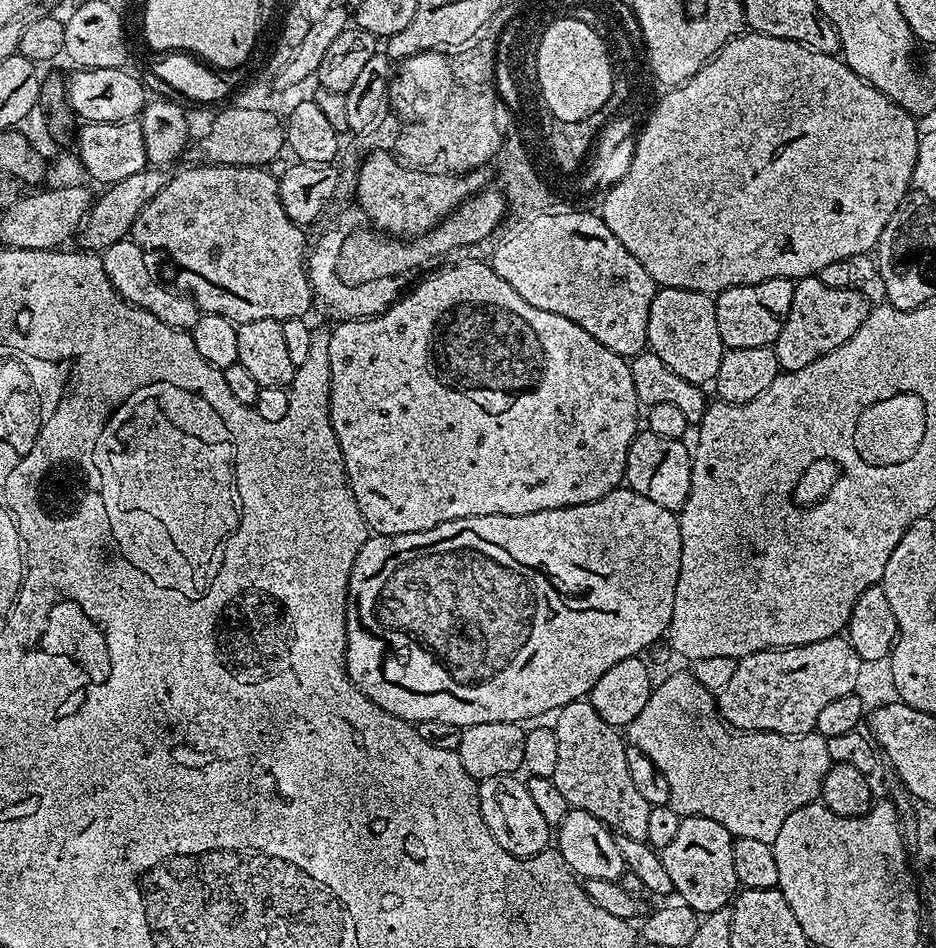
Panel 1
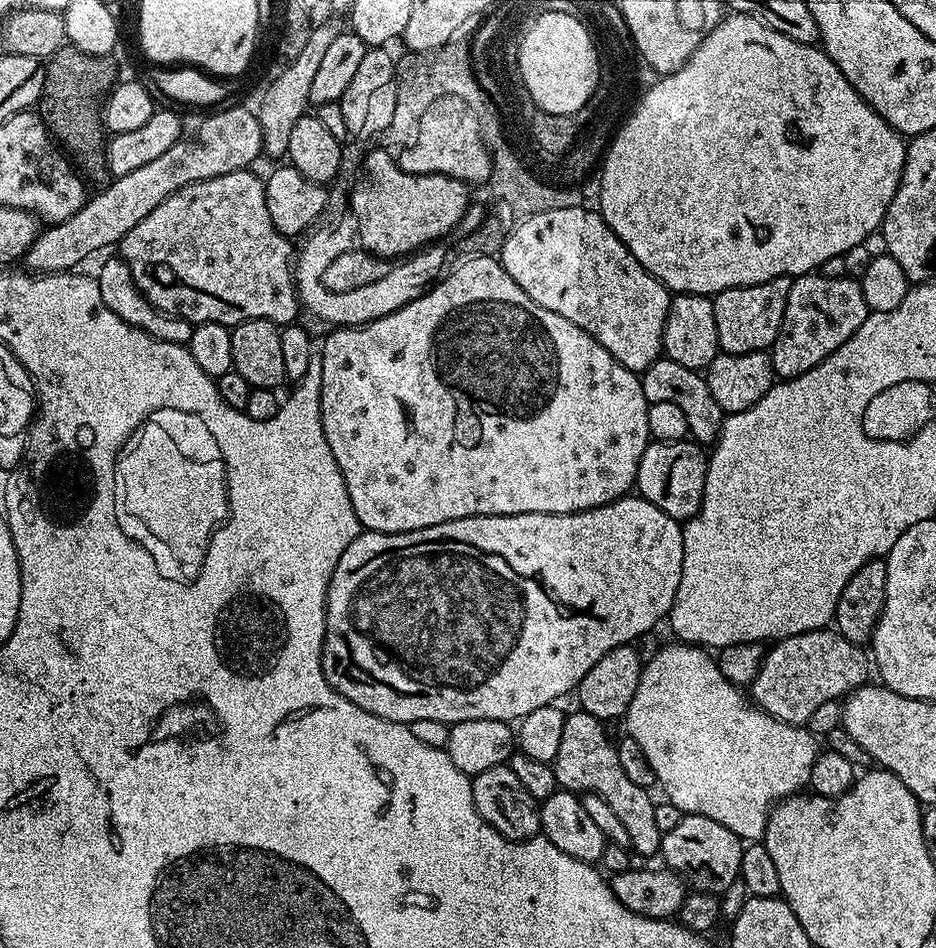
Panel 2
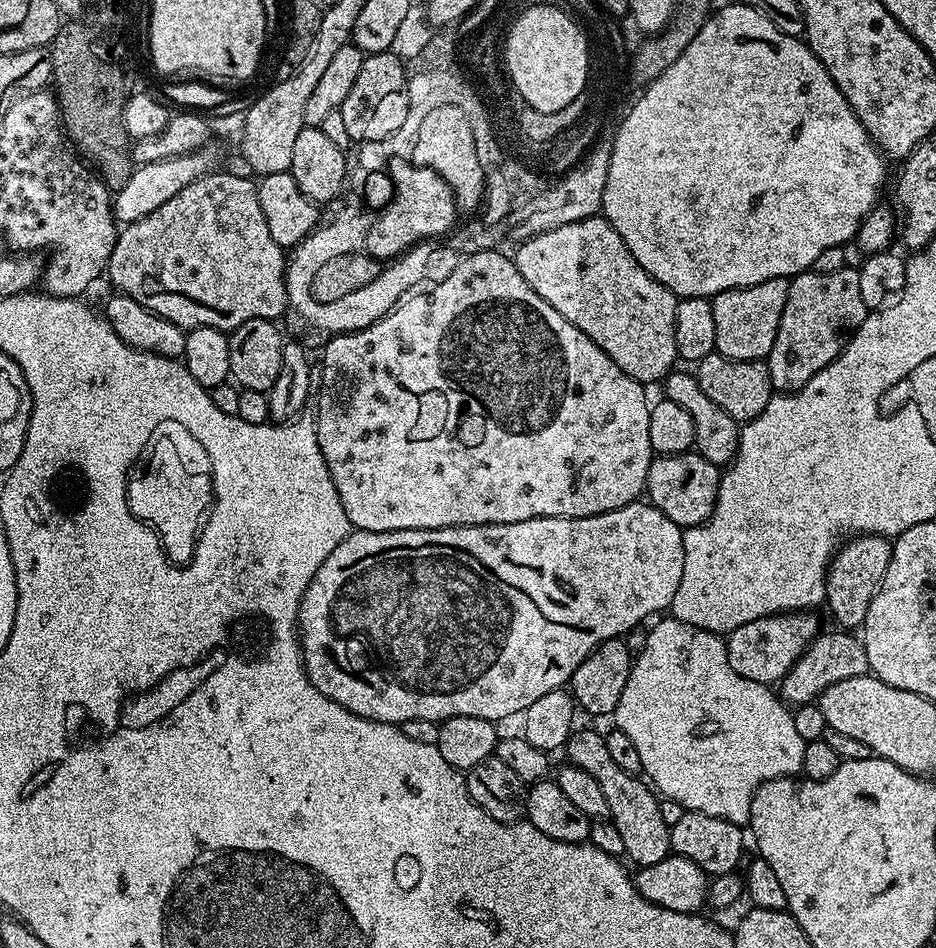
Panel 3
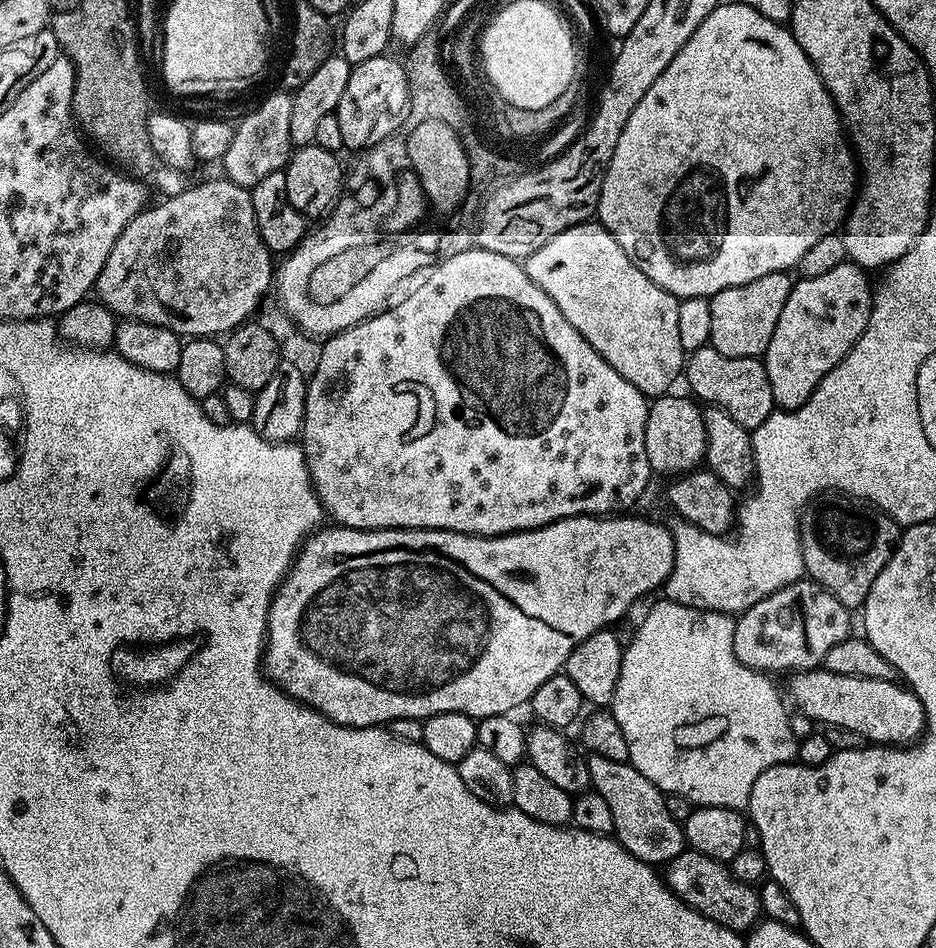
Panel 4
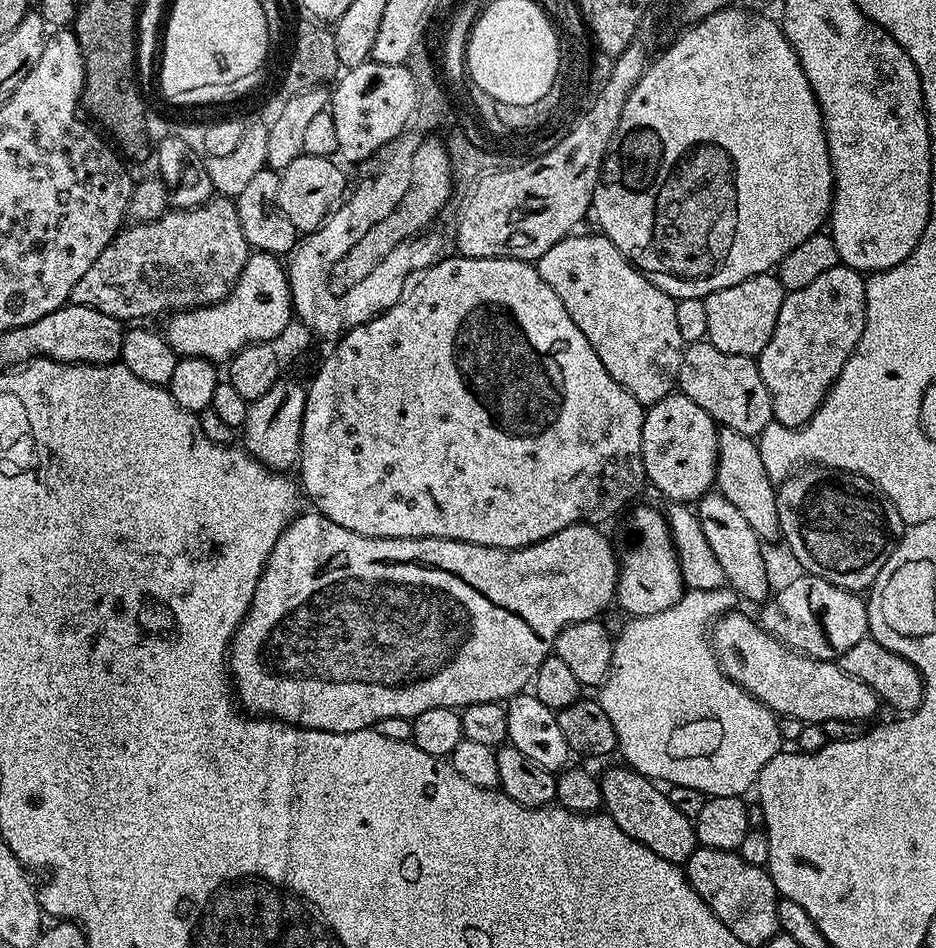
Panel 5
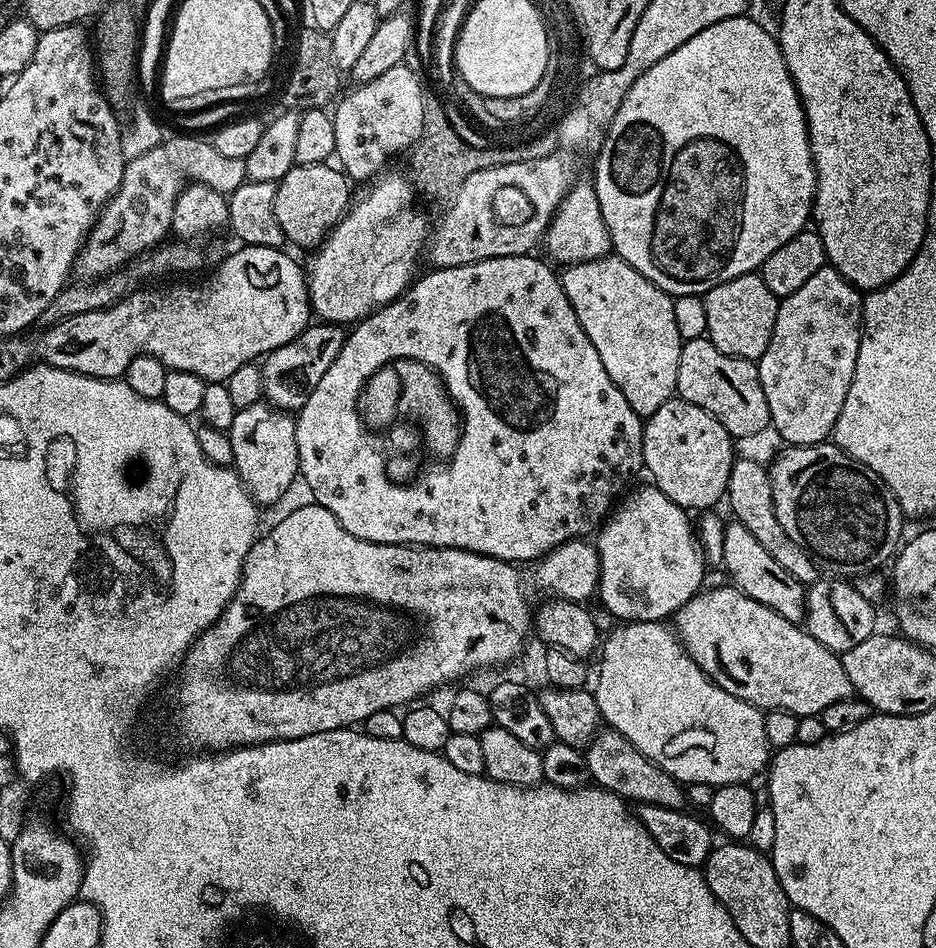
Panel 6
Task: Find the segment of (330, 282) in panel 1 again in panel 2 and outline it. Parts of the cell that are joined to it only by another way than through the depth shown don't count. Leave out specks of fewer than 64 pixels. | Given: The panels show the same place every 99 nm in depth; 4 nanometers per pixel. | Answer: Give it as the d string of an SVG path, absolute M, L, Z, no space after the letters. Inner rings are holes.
M342 226L315 229L306 239L308 240L301 252L299 249L294 264L297 295L307 311L309 309L316 317L332 324L330 326L359 327L378 317L396 312L402 306L423 295L426 287L449 271L454 262L449 252L440 247L442 245L436 244L409 255L400 262L402 264L396 267L393 265L387 269L385 276L372 284L351 290L351 292L332 292L324 286L321 278L333 260L351 249L351 241Z

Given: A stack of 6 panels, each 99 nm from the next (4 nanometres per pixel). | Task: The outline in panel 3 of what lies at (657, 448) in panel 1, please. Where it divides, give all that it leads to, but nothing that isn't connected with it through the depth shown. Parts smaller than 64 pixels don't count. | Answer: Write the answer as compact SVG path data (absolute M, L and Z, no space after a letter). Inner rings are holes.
M695 450L669 456L657 455L648 471L646 496L655 508L662 510L662 514L666 514L666 518L670 518L670 522L674 522L679 528L698 528L707 525L712 518L721 475L717 464L702 458Z

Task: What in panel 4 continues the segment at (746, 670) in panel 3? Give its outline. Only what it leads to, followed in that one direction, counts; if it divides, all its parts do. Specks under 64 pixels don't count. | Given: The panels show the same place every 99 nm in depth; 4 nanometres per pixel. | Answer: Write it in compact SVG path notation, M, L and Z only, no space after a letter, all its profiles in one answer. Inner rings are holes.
M808 578L794 580L790 586L762 598L762 602L754 602L754 606L750 606L735 617L734 654L738 662L753 668L755 672L765 674L784 671L788 671L788 674L806 672L821 667L826 654L830 654L830 650L834 650L838 642L853 635L852 616L850 609L842 602L838 602L838 598L834 598L834 594L826 591L821 584Z

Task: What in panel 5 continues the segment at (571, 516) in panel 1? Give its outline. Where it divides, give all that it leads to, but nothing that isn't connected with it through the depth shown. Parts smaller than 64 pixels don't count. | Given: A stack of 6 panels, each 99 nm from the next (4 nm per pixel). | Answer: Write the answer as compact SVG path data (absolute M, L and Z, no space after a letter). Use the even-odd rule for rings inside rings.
M301 511L290 521L278 542L274 542L274 550L268 555L268 565L254 590L252 604L228 649L228 670L235 695L249 713L260 718L271 718L284 724L293 724L296 728L323 732L357 732L363 728L375 729L382 718L411 718L431 708L463 710L478 702L507 702L535 681L536 672L544 660L553 655L561 630L571 624L597 619L616 599L616 584L620 581L618 552L600 533L601 529L591 524L575 524L566 530L558 530L556 536L525 548L491 548L425 536L363 536L346 530L346 526L338 526L338 522L330 522L330 518L321 512L307 511Z

